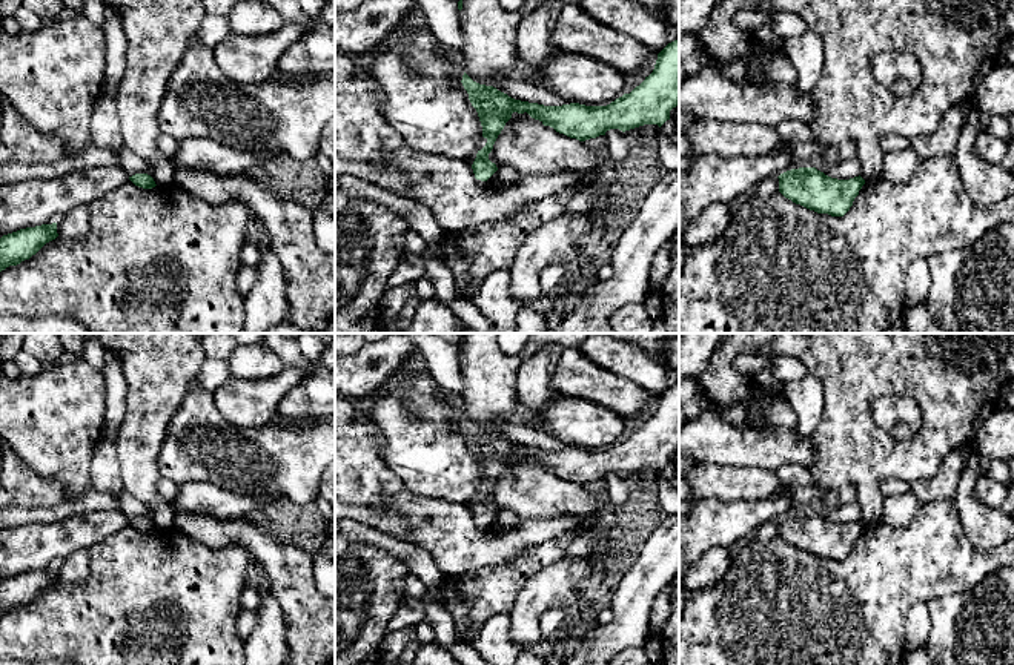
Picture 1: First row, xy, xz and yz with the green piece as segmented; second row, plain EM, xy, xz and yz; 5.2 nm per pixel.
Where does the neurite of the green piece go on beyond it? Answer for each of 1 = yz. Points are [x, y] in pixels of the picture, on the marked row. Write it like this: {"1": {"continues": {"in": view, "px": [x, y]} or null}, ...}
{"1": {"continues": null}}

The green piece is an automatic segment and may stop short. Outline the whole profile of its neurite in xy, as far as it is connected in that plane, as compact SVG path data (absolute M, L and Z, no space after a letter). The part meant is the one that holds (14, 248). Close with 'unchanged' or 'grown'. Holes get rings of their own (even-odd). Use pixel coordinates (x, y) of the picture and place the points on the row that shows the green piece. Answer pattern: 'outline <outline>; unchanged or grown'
outline M57 223L20 229L0 238L0 272L35 255L46 243L55 240Z; unchanged

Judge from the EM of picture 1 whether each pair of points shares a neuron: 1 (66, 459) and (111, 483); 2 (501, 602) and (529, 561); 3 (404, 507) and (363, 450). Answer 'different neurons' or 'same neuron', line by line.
1: different neurons
2: same neuron
3: same neuron

